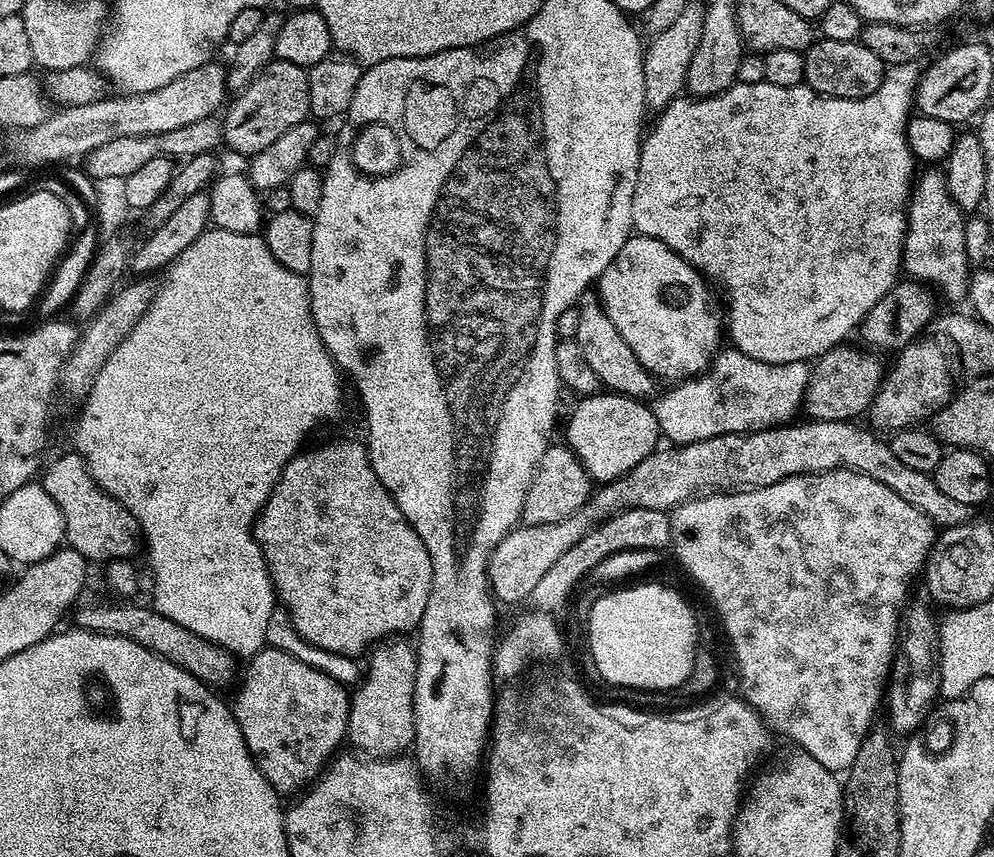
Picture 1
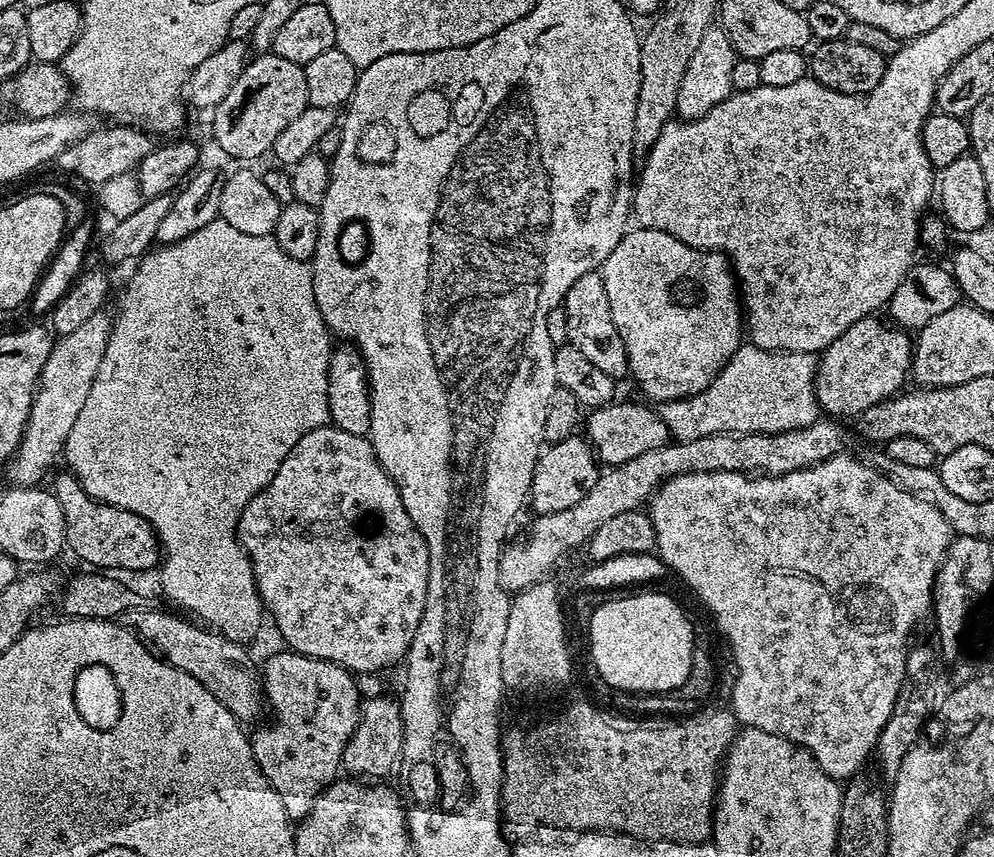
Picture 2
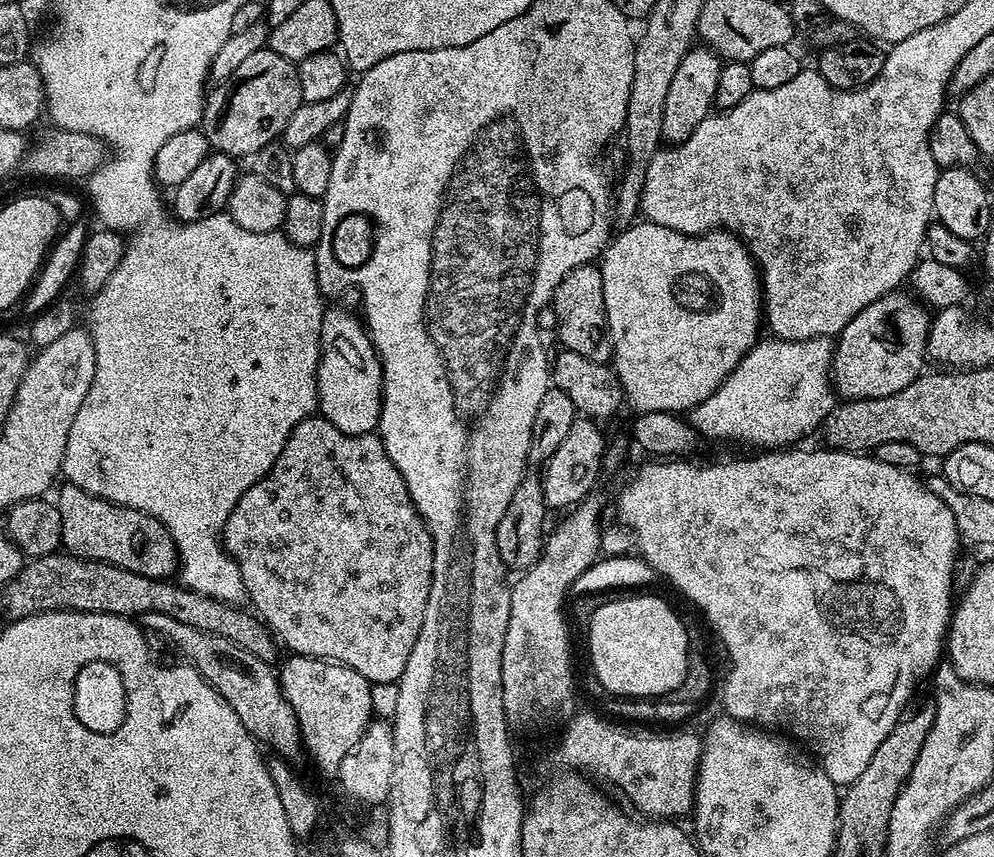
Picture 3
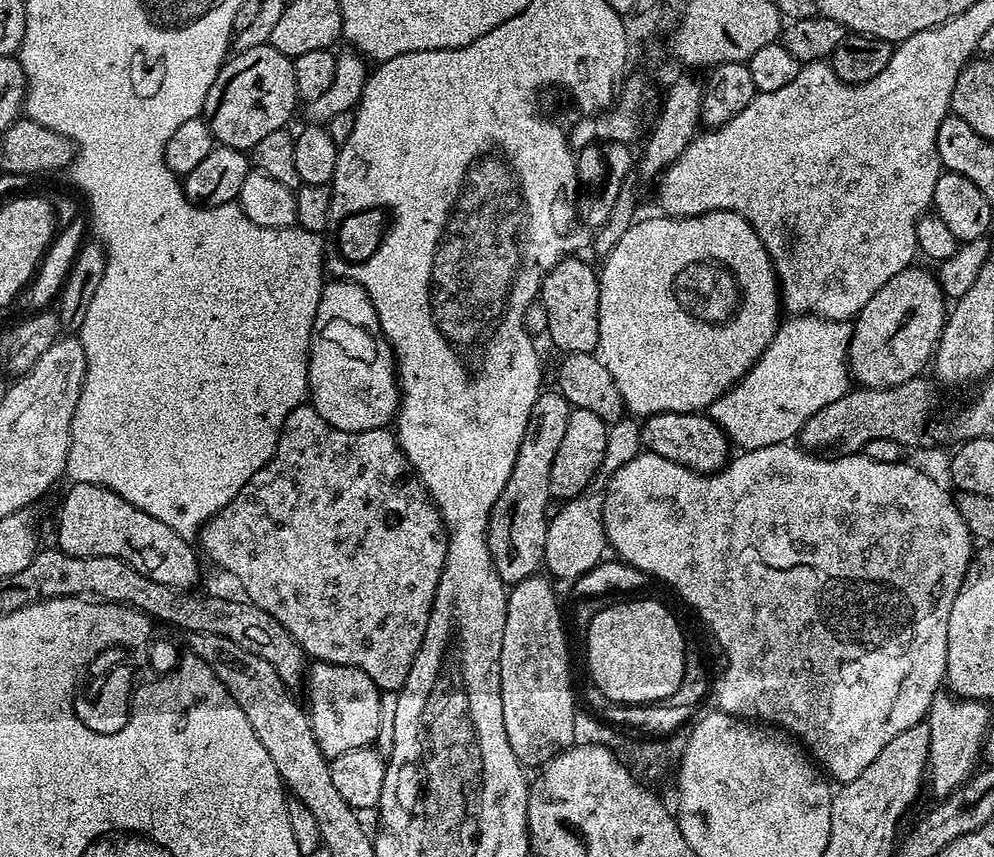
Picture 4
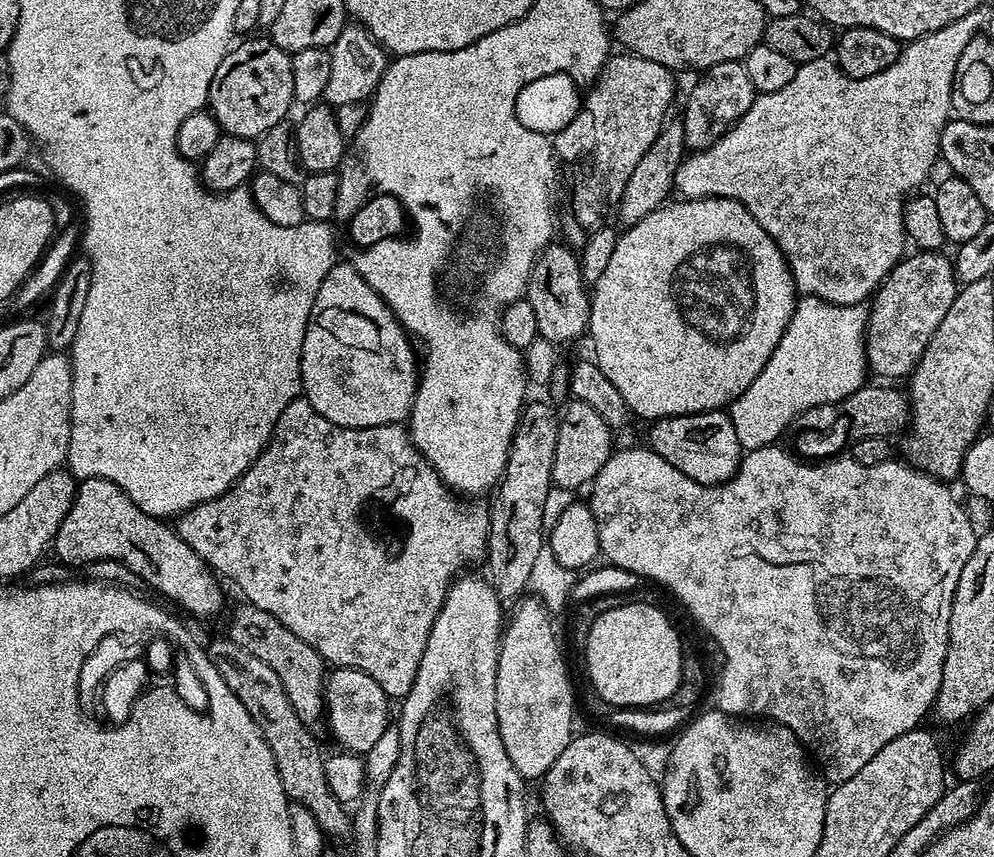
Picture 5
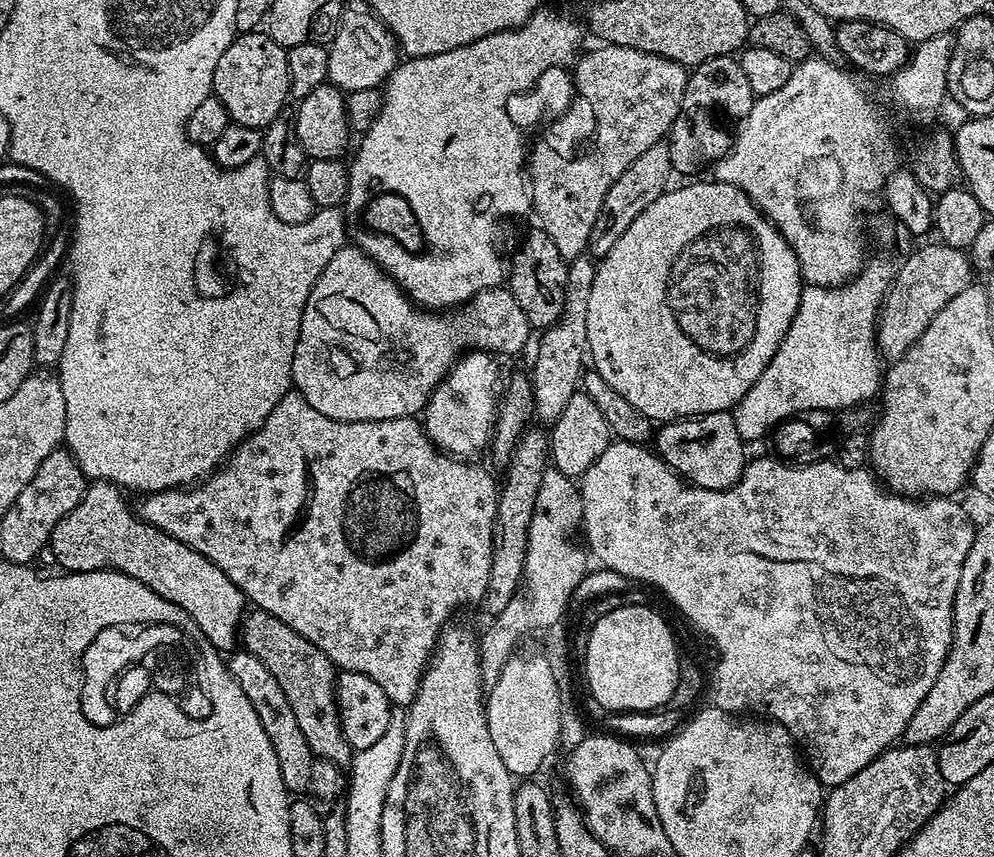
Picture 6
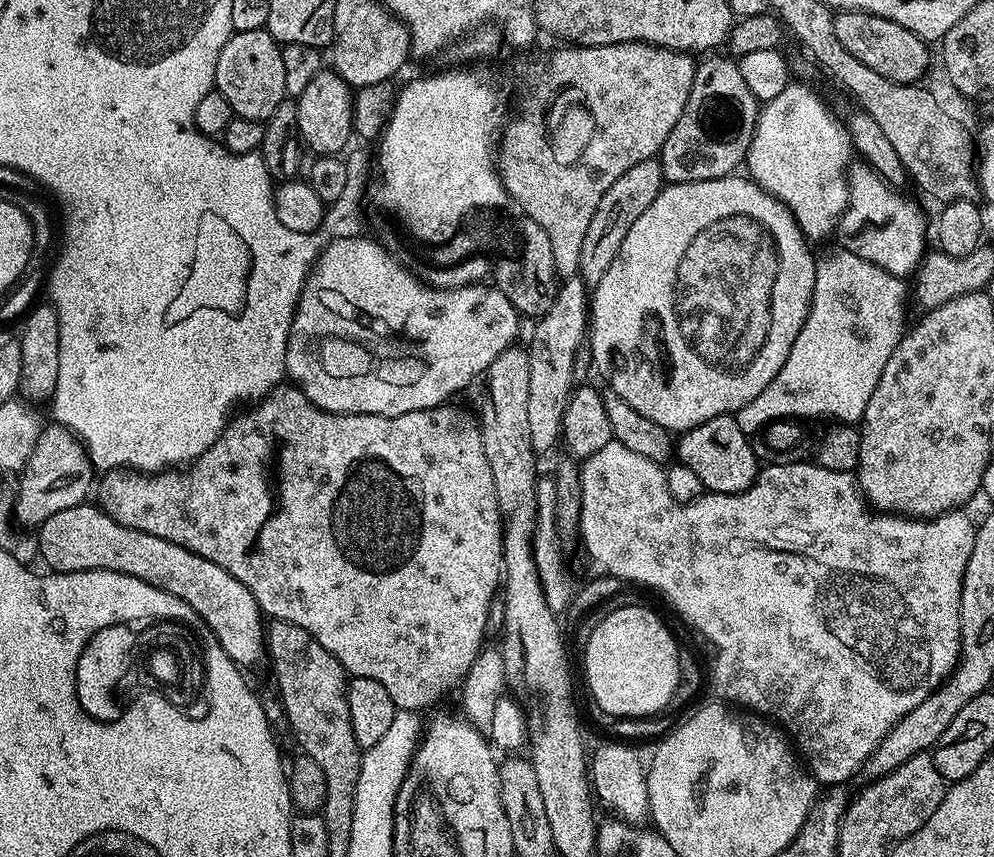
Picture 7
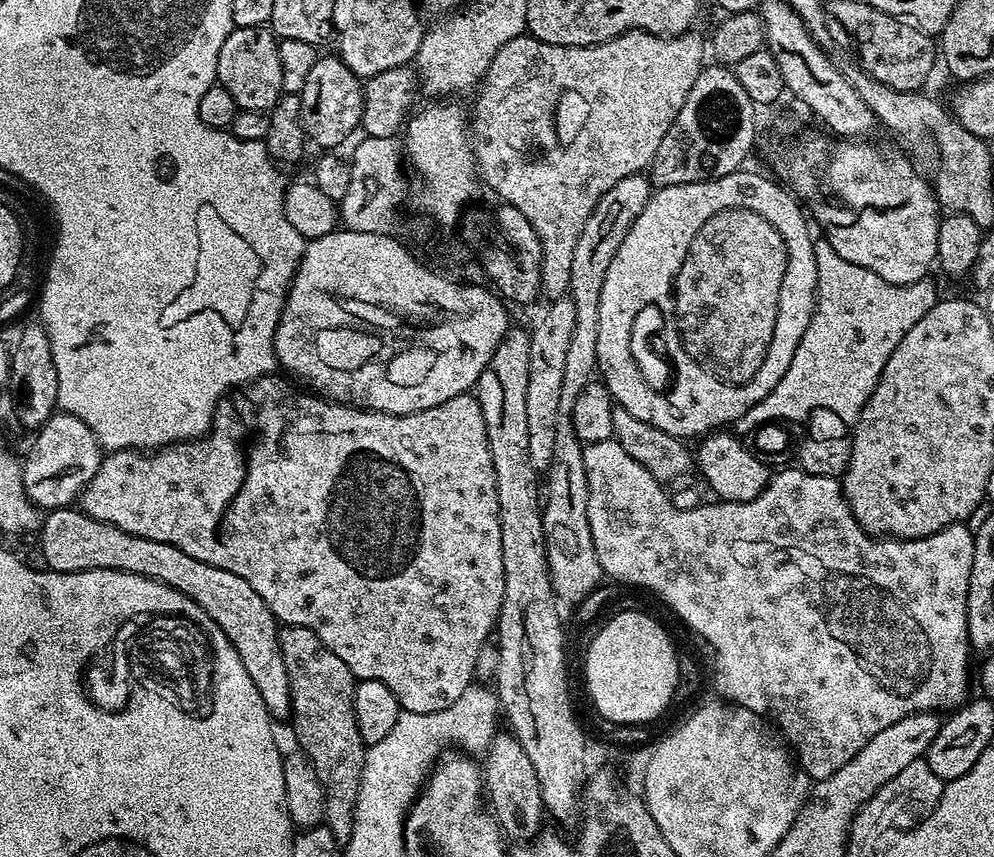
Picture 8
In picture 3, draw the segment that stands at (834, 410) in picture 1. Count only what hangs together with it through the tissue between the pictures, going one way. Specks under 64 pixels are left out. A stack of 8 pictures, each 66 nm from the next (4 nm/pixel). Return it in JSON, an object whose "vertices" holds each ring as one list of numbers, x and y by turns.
{"vertices":[[908,290,891,292,878,298,878,302,870,302,866,310,858,310,834,340,835,391,844,400,861,400,886,398,906,390,925,371,929,327,929,309]]}

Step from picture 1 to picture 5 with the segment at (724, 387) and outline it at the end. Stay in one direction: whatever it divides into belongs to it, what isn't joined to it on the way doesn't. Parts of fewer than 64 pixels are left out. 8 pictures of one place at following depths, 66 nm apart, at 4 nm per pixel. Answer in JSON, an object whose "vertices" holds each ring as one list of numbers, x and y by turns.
{"vertices":[[817,296,797,299,782,342,770,354,770,362,762,366,762,374,727,409,741,449,775,445,795,416,811,408,836,404,865,387,864,379,870,376,868,355,864,352,867,331,868,308,864,304,831,304]]}

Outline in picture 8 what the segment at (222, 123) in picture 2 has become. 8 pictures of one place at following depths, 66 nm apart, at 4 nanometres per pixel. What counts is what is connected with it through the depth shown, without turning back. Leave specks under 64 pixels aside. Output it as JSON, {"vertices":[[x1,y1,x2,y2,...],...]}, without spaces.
{"vertices":[[233,27,232,33,222,42,222,50,218,50,218,70,216,79,226,90,230,90,234,97,237,109,258,110,268,112,278,102,278,98,284,92,282,86,282,61,278,59,280,45,278,37,271,27,262,28,238,28]]}

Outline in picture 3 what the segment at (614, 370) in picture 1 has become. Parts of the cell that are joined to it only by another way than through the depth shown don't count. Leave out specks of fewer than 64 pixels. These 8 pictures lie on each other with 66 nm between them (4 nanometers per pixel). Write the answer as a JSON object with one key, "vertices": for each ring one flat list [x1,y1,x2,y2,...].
{"vertices":[[595,263,583,264,562,278,552,296,550,312,556,315,556,332,565,349,599,364,612,359,612,339,608,337,606,298,602,294,602,274]]}

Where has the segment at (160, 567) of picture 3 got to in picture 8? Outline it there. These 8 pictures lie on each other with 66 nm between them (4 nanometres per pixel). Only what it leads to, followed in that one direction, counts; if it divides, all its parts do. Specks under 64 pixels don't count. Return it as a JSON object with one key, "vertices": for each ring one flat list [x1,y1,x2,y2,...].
{"vertices":[[76,506,51,509,43,517,38,539,44,560,48,563,45,565,53,572,118,570,157,580,186,594,186,598,202,606,202,610,214,618,234,650,238,650,238,658,242,658,242,666,246,666,250,682,258,686,258,694,262,694,262,702,273,721,287,721,291,717,290,680,286,664,282,662,278,621,270,606,258,598,254,586,250,586,246,578,238,578,238,574,230,574,230,570,218,570,218,566,198,562,198,558,182,554,178,546,126,534,118,530,118,526,90,518]]}

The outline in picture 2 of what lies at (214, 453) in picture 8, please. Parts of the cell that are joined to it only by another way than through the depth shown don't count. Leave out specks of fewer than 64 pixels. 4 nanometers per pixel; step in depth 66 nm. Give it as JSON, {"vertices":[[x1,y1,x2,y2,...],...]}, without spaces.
{"vertices":[[335,426,310,430,310,434,302,437,298,446,294,446,294,450,286,454,282,466,278,466,278,474,274,474,268,485,258,494,254,494,254,498,250,498,246,510,242,510,240,521,236,524,236,537,239,538,244,553,252,563,254,578,260,591,260,601,263,602,270,620,272,616,281,638,288,643,285,645,291,651,337,664,353,674,363,672,380,674,384,672,383,668,388,668,399,660,401,663,407,657,414,642,414,634,418,634,418,626,422,622,430,562,426,542,414,526,414,522,410,522,410,514,406,514,406,506,402,506,398,486,394,486,390,474,382,470,368,436,346,434,346,430]]}

